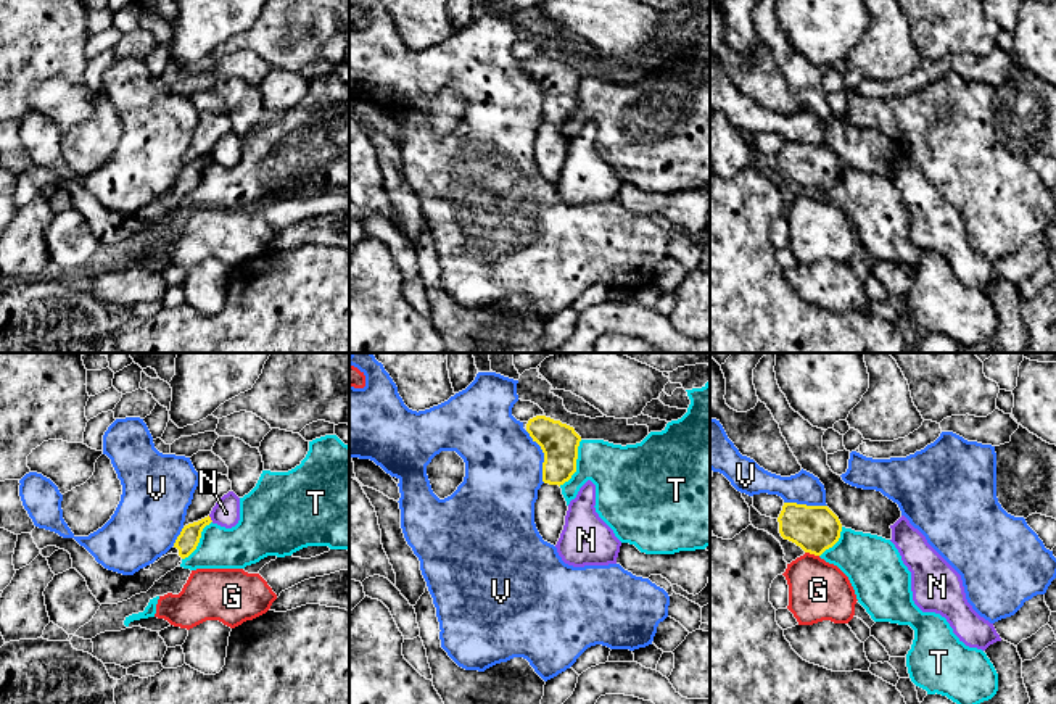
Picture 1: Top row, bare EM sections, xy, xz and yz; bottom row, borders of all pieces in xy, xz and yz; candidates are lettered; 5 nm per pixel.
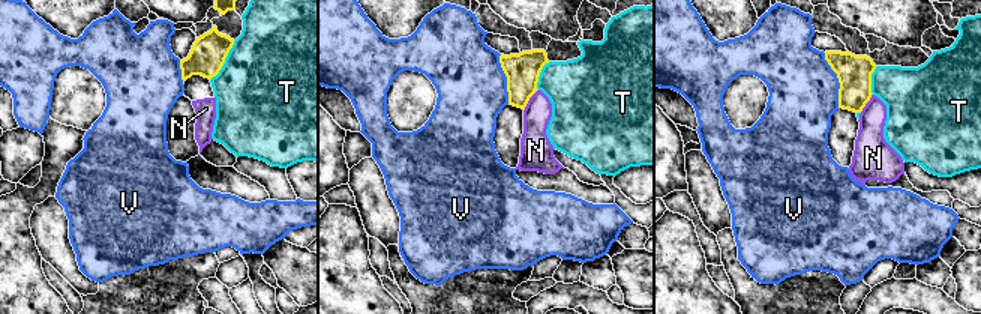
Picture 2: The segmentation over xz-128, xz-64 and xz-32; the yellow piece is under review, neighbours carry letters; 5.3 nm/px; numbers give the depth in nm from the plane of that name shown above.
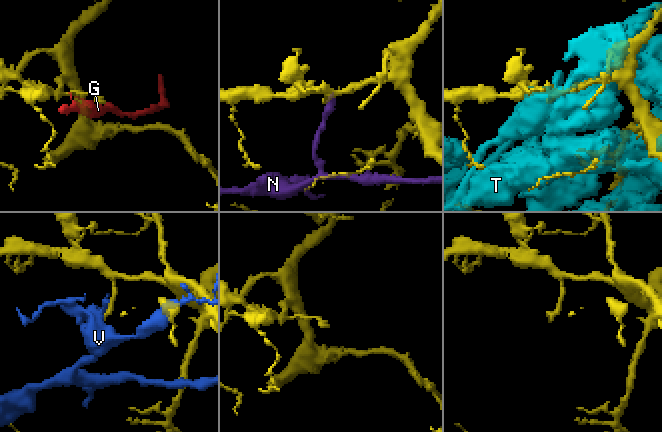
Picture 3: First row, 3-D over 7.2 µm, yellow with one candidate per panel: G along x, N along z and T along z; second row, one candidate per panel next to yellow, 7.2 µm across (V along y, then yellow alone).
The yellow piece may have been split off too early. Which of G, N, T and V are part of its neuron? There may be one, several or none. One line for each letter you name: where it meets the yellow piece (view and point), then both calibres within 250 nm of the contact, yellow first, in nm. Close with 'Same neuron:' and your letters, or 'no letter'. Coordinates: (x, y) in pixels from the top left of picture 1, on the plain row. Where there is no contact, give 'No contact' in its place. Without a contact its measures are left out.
Same neuron: no letter

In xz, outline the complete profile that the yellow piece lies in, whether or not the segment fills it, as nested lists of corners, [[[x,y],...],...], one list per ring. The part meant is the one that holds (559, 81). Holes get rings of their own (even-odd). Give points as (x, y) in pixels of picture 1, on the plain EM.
[[[536,55],[528,60],[526,71],[536,81],[542,92],[542,121],[549,124],[563,124],[576,111],[578,85],[581,76],[573,66],[546,55]]]

